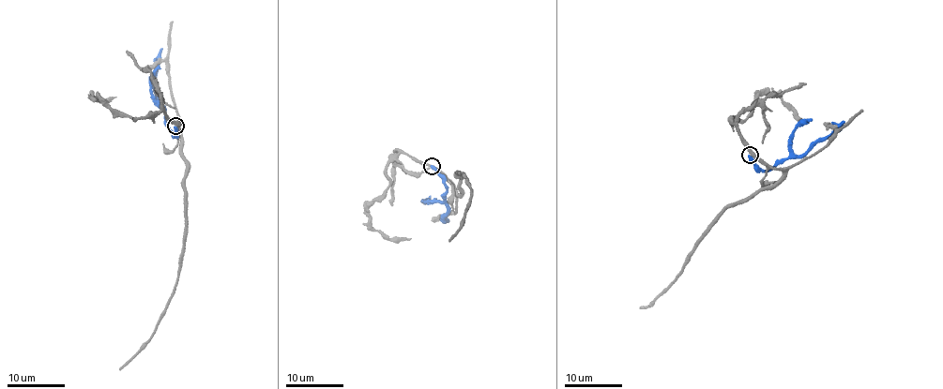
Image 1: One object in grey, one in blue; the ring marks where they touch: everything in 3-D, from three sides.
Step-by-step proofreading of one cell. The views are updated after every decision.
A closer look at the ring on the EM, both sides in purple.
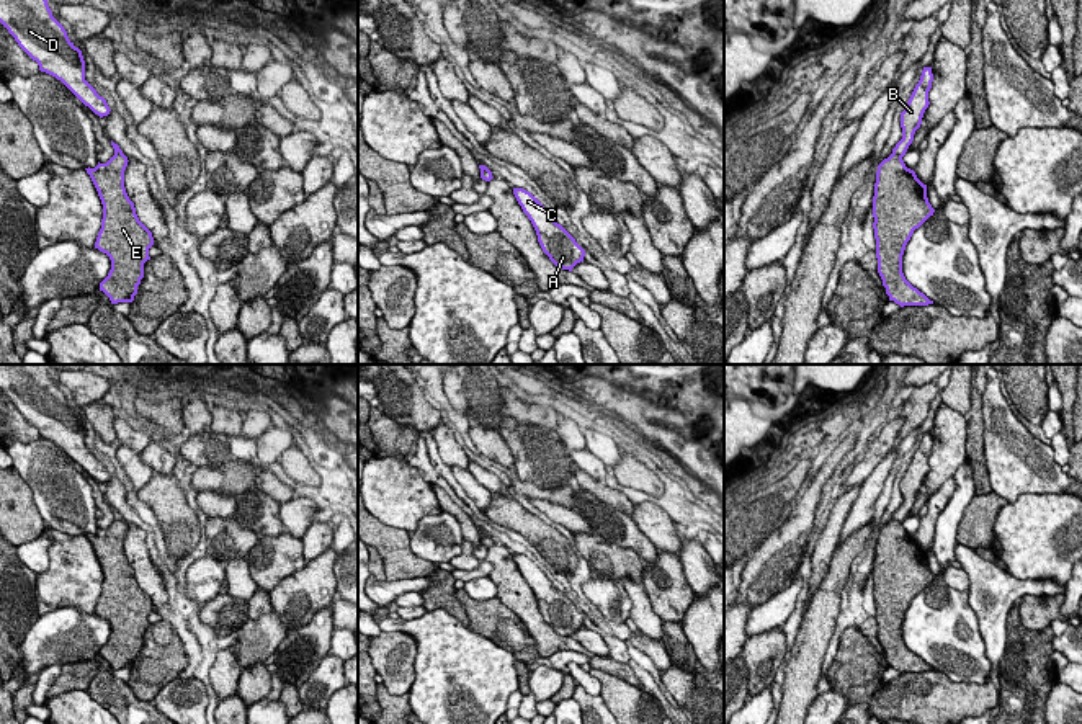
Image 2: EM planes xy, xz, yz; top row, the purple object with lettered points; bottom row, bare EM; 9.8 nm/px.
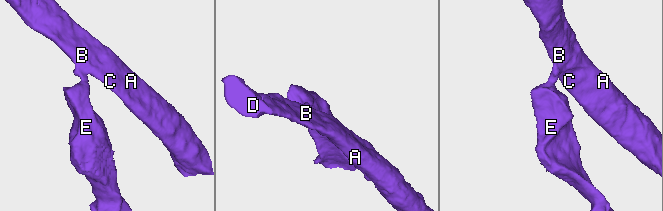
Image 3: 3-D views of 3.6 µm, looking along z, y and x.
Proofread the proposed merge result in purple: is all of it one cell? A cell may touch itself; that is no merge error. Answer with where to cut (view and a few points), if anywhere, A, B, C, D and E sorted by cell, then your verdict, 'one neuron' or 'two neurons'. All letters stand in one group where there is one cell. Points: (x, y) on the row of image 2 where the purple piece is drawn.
cut yz (893, 151), (901, 157); groups A B C D / E; two neurons

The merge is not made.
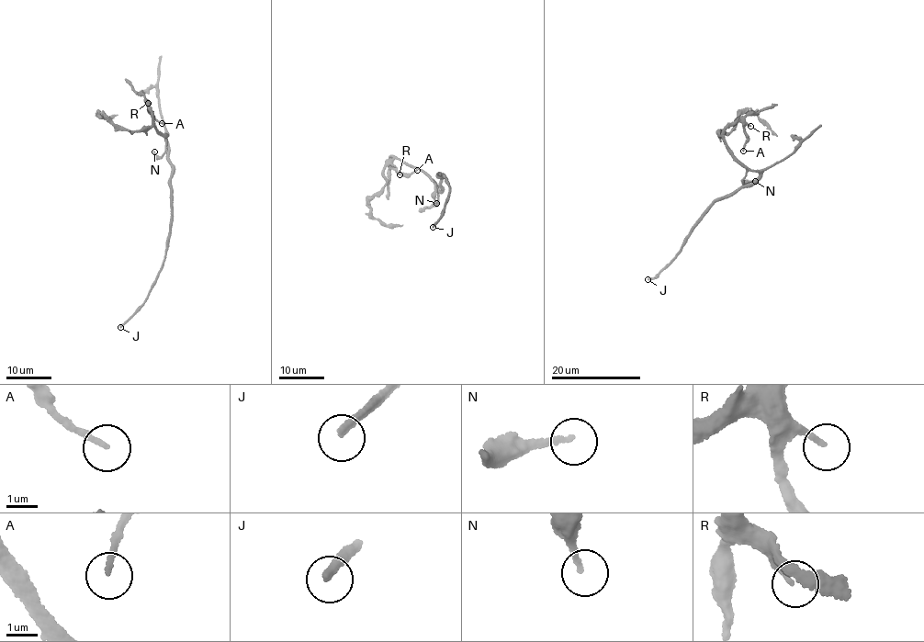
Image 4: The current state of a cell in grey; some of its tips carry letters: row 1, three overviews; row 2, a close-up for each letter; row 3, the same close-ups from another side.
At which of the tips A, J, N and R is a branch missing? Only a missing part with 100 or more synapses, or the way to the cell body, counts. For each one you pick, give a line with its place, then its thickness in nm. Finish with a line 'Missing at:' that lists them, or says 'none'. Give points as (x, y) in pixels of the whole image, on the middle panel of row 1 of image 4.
Missing at: none

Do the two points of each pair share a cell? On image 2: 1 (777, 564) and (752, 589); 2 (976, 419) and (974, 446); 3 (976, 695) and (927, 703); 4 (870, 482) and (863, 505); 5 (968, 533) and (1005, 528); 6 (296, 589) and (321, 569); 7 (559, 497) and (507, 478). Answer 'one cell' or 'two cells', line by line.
1: one cell
2: one cell
3: one cell
4: one cell
5: two cells
6: one cell
7: one cell

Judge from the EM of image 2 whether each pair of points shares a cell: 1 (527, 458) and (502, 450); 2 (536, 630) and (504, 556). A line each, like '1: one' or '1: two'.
1: two
2: one

